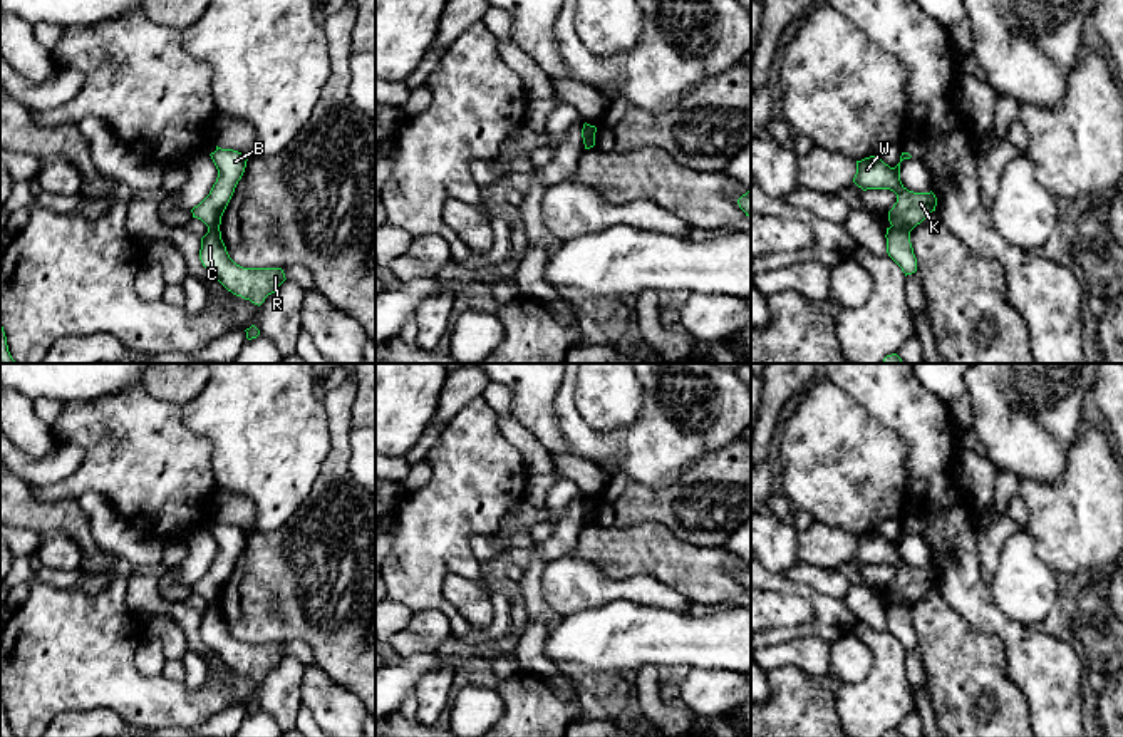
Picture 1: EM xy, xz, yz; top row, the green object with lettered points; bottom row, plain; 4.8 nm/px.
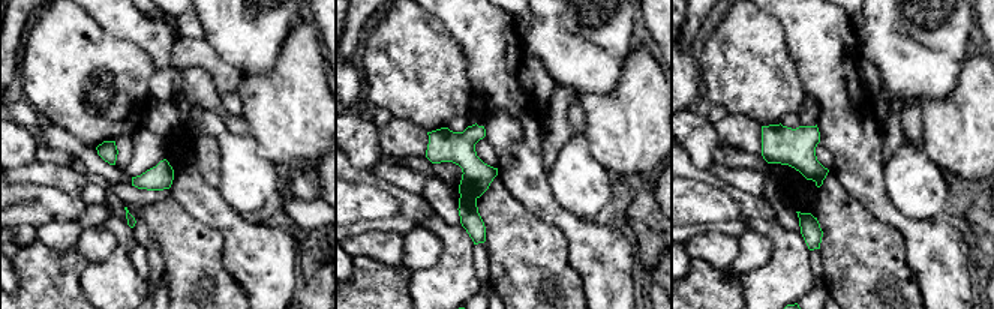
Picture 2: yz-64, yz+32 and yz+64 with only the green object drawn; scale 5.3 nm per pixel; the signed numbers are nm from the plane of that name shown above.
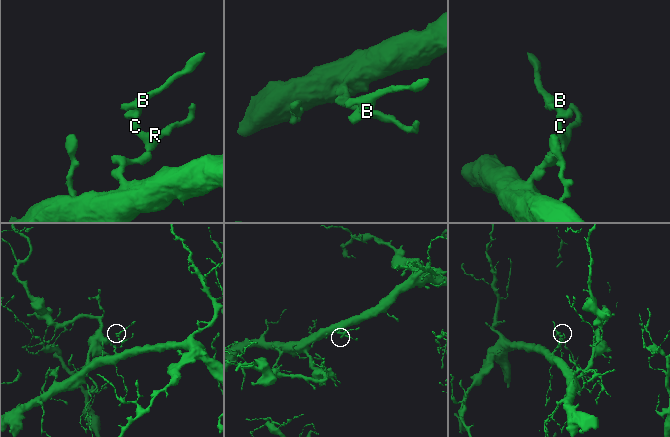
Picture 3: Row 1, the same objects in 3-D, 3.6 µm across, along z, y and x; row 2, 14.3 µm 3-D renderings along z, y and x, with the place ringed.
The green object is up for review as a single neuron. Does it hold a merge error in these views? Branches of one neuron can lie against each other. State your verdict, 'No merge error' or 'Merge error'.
Merge error

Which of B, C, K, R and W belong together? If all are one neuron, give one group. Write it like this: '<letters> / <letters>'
B K W / C R

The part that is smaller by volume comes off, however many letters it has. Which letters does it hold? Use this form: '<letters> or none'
B, K, W

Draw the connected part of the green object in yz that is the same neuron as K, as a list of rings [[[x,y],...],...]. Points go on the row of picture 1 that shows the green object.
[[[877,156],[856,161],[853,183],[863,191],[890,189],[897,194],[897,203],[888,211],[888,221],[893,228],[912,231],[932,211],[935,211],[937,206],[937,198],[932,191],[913,193],[902,184],[900,162],[895,168],[890,168]]]

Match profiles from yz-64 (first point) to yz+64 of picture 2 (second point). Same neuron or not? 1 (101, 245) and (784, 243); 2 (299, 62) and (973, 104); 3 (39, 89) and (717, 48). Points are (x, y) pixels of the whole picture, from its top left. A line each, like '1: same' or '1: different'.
1: different
2: same
3: same

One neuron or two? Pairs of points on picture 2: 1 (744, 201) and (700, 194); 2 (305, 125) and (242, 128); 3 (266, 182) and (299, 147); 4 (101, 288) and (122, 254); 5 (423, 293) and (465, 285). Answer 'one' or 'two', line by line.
1: two
2: two
3: two
4: one
5: one

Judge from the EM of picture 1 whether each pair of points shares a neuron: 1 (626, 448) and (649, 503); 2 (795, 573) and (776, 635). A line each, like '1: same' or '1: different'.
1: different
2: different

